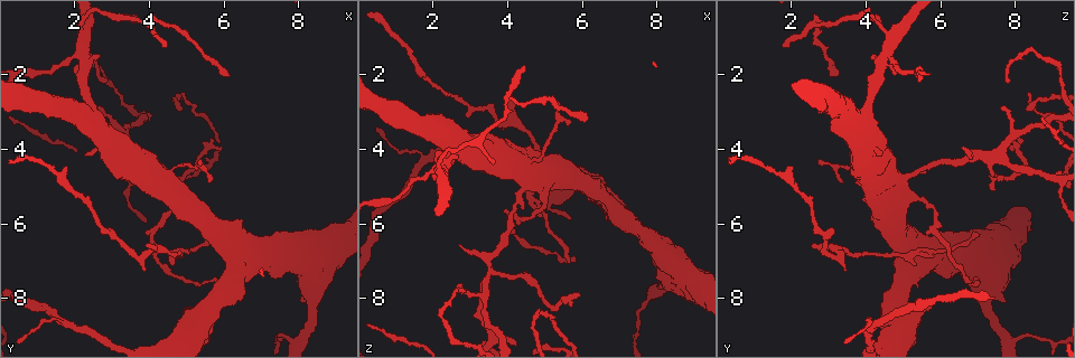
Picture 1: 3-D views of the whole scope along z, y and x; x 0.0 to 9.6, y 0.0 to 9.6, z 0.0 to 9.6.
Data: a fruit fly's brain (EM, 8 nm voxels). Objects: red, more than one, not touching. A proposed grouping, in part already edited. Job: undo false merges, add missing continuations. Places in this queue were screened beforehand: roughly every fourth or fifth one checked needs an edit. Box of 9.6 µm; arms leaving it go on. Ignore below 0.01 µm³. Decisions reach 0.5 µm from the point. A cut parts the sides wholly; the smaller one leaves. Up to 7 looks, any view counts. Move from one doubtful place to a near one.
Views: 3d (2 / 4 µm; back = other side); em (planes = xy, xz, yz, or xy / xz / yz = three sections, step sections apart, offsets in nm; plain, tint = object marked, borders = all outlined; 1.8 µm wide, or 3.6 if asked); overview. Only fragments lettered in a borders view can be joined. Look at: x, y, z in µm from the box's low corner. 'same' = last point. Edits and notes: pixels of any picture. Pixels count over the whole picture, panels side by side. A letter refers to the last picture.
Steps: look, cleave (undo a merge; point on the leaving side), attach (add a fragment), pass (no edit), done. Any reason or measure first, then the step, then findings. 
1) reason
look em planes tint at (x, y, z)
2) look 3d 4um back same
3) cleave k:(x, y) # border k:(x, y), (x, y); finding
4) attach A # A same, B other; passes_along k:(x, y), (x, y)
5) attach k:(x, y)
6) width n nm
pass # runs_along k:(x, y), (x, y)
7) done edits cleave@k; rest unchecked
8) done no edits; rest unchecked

thin end
look 3d 2um at (3.90, 6.55, 2.55)

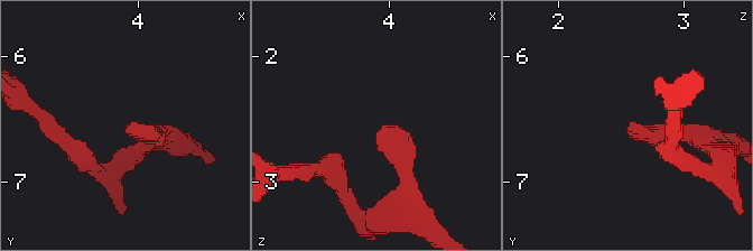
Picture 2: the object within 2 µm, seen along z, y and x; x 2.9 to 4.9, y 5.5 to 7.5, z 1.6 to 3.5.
look em planes borders at (3.92, 6.56, 2.62)

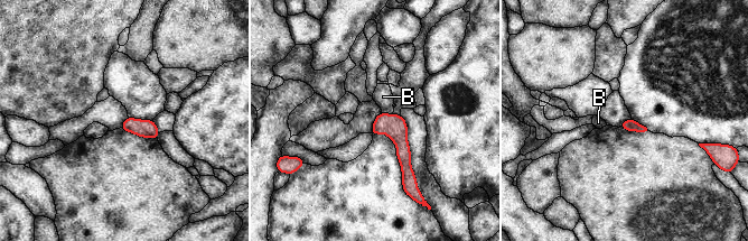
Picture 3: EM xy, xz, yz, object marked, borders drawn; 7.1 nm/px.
width 80 nm
attach B # B same; passes_along 3:(394, 126), (387, 114), (383, 96); it goes on there

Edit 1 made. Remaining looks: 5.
stops while still wide
look 3d 4um at (7.40, 7.45, 6.05)

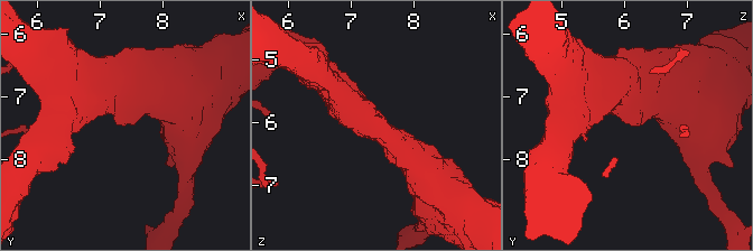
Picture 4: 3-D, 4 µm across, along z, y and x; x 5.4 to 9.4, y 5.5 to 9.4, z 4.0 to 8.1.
need the tissue
look em planes borders at (7.35, 7.40, 6.05)

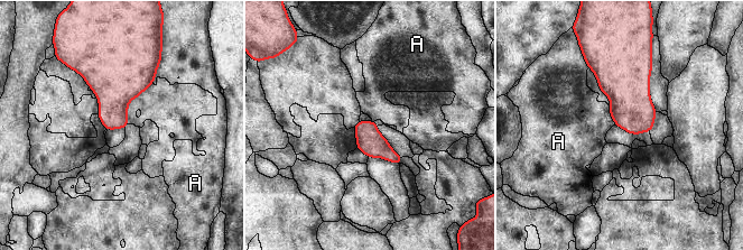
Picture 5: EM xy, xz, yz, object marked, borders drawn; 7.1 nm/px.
pass # A other; border 5:(160, 59), (152, 82); none of them fits

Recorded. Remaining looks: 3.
a fork
look 3d 2um back at (3.40, 4.20, 7.55)

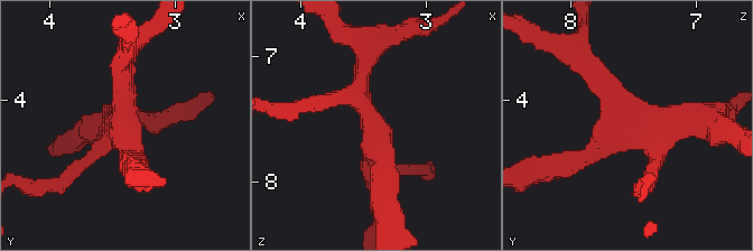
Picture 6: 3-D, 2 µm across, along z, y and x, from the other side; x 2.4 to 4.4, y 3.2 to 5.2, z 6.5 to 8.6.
look em xy step 4 tint at (3.42, 4.20, 7.50)

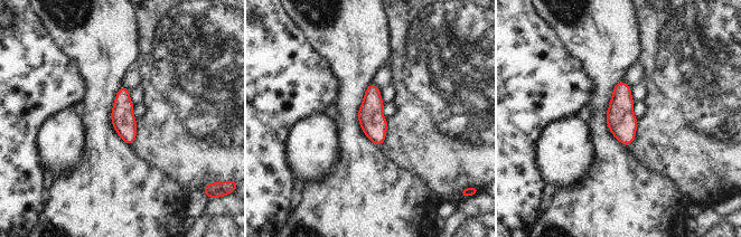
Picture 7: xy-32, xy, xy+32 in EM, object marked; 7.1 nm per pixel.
cut it another way
look em planes borders same

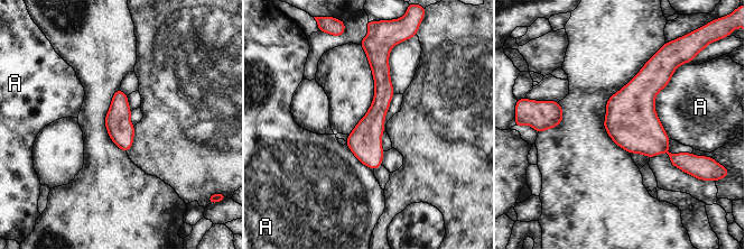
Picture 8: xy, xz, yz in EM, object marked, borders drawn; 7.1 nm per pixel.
pass # A other; runs_along 8:(374, 57), (373, 166); one neuron here

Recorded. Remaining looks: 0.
done edits attach@3; rest unchecked

